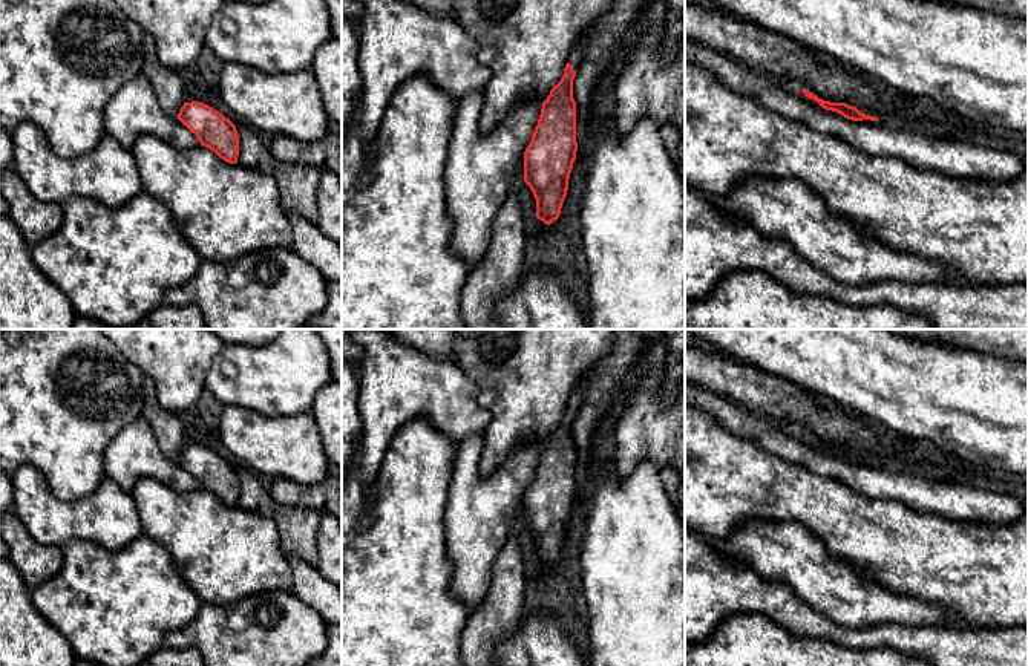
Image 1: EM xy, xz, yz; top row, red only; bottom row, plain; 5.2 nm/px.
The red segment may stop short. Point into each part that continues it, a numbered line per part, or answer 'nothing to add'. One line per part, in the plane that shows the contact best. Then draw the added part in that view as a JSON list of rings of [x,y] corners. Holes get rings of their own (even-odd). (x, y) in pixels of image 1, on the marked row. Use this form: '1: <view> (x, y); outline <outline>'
1: xz (576, 55); outline [[[582,35],[570,52],[568,63],[571,64],[573,70],[578,70],[584,60],[587,38],[588,35]]]

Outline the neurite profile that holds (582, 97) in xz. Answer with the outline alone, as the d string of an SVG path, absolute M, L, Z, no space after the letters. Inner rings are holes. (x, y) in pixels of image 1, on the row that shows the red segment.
M613 0L610 9L599 17L597 23L590 28L585 43L584 60L576 70L573 80L573 98L576 101L576 142L581 153L587 158L593 144L591 122L591 98L593 90L602 84L608 73L611 61L622 55L625 58L628 49L634 41L634 31L639 20L643 0Z

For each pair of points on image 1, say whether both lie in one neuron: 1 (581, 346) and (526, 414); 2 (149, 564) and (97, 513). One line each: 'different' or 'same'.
1: same
2: different

